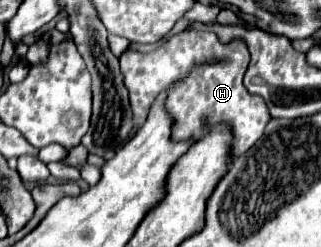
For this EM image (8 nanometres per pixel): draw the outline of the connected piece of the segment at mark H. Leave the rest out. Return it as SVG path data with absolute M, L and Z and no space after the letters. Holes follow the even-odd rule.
M183 31L179 35L173 35L161 49L151 51L151 53L141 53L135 49L125 51L121 57L121 71L125 75L125 85L129 89L129 99L131 99L131 109L133 109L133 123L135 127L141 127L143 121L147 119L149 107L155 101L155 97L161 91L167 91L167 111L173 115L175 125L173 125L173 139L201 139L215 123L231 123L233 127L233 155L239 157L243 153L247 153L253 145L255 139L261 139L265 125L271 121L267 105L263 103L261 97L247 93L247 89L243 87L243 73L247 69L247 59L249 59L249 51L243 45L243 41L231 41L227 45L219 43L219 39L213 33L207 31ZM207 59L221 59L221 63L217 65L203 65L207 63Z

